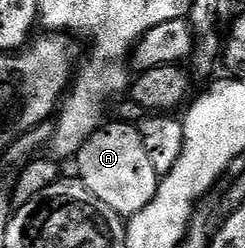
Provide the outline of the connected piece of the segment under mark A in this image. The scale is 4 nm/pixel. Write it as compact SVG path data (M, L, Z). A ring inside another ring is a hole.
M115 119L112 125L104 124L80 147L77 154L78 161L78 180L82 181L90 193L97 195L97 199L101 199L101 203L105 203L105 207L113 207L113 211L117 211L124 219L137 215L137 211L141 211L141 207L149 207L153 195L157 195L157 187L161 178L157 175L157 171L153 171L153 166L149 163L149 154L145 152L145 143L141 143L138 124L128 123L123 119Z

